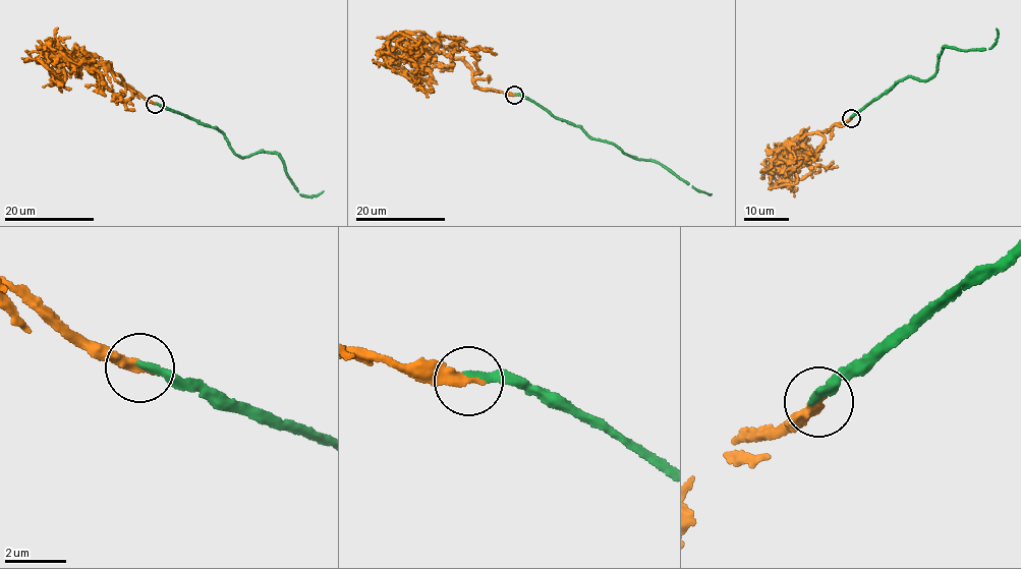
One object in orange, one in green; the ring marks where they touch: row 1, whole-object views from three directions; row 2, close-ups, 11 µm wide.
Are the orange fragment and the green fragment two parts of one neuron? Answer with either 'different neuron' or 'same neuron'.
same neuron

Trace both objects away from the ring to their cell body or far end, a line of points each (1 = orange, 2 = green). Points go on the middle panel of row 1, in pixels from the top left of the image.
1: (514, 95), (477, 87), (465, 63), (429, 39), (419, 41), (406, 54), (421, 67), (419, 87), (434, 93)
2: (514, 95), (581, 126), (591, 137), (667, 167), (693, 187), (711, 193)

